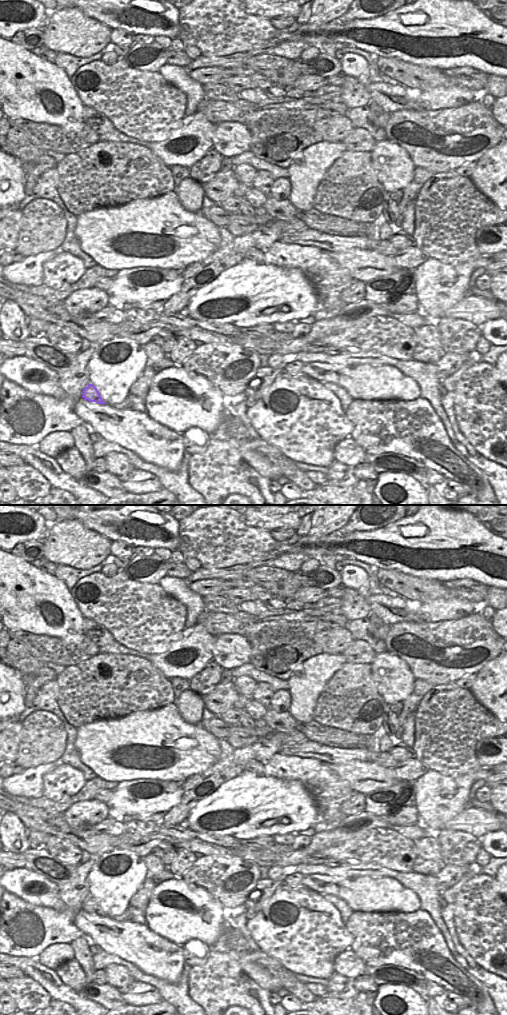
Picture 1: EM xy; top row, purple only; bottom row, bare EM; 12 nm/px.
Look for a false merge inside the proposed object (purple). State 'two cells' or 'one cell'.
one cell

